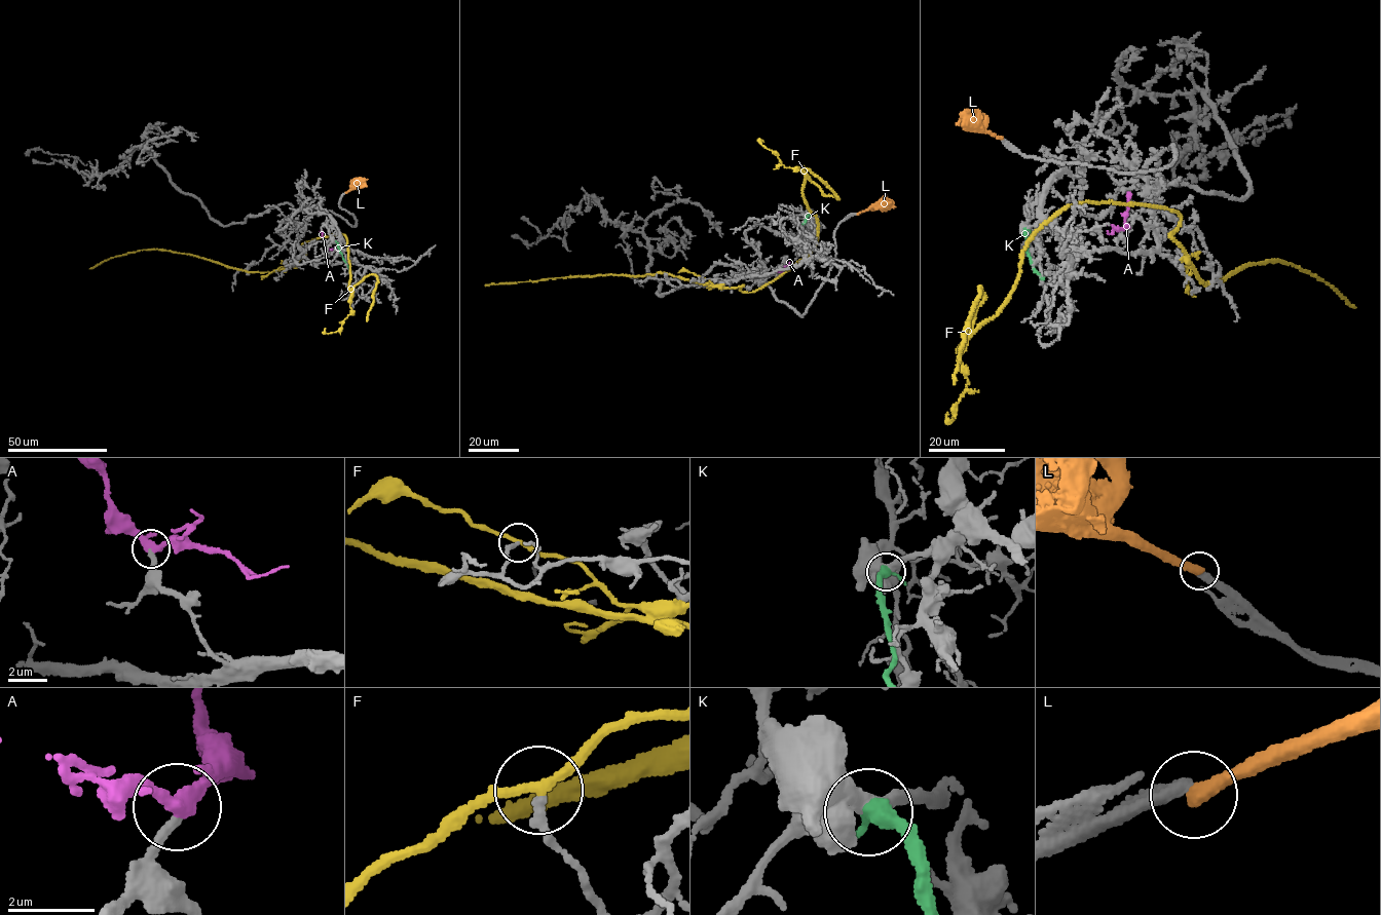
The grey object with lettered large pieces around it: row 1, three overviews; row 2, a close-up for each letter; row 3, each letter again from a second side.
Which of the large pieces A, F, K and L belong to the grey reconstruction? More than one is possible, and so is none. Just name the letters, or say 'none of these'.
A

